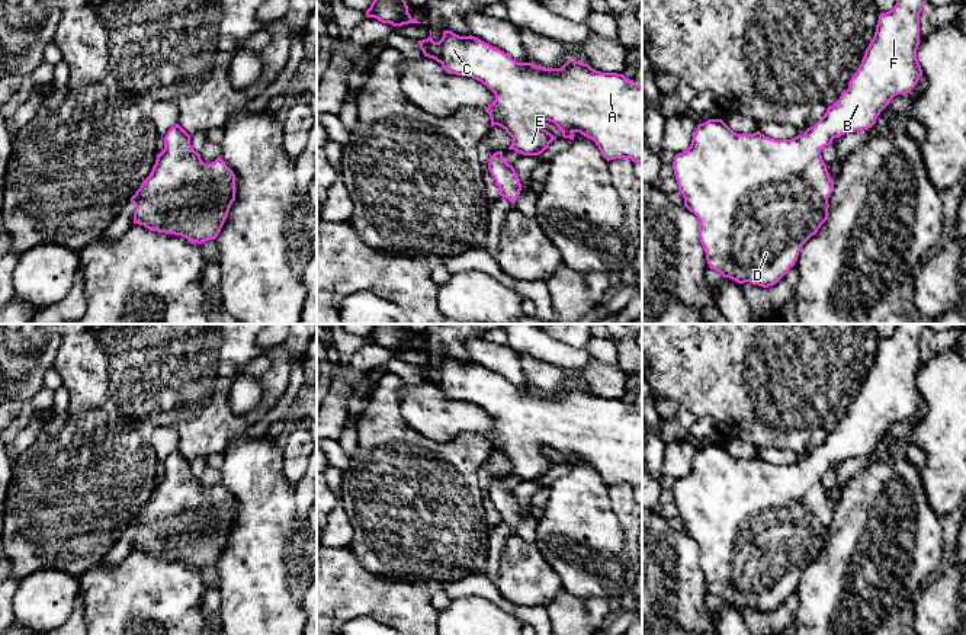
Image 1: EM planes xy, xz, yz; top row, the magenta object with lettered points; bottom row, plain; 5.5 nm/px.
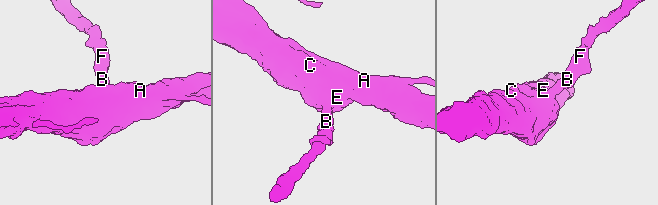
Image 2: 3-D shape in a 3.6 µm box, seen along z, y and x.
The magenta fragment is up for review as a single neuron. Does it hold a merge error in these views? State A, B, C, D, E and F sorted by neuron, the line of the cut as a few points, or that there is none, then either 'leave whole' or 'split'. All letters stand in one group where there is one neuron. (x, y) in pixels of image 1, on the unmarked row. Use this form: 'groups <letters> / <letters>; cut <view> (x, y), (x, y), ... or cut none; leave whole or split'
groups A B C D E F; cut none; leave whole

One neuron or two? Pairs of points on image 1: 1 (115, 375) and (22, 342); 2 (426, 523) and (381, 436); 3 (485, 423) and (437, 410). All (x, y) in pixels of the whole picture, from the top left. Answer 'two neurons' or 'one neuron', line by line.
1: two neurons
2: one neuron
3: one neuron

